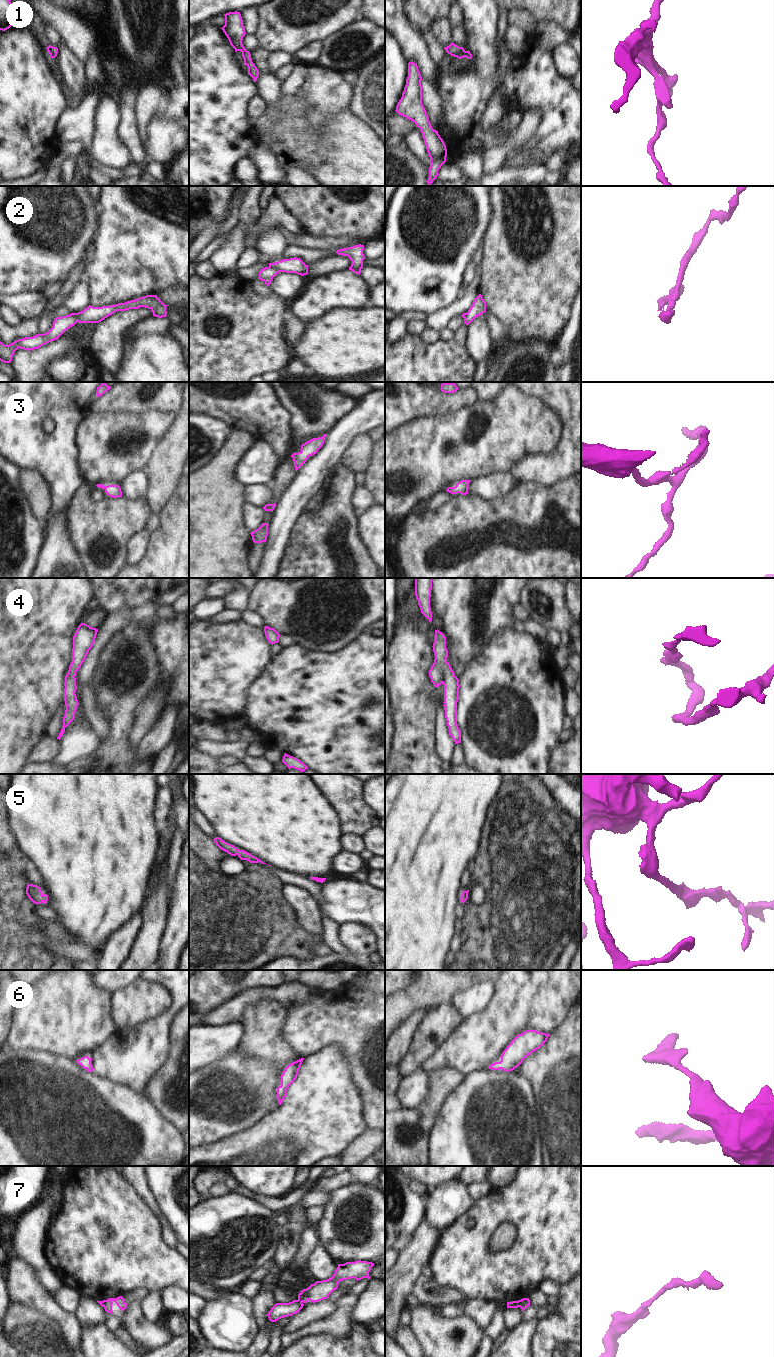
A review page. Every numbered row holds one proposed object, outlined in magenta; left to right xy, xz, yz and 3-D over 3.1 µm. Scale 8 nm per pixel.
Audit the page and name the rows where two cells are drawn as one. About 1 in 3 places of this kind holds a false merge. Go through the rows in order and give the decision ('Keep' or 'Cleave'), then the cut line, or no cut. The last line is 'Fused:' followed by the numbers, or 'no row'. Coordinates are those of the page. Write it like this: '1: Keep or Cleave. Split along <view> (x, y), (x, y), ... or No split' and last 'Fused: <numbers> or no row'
1: Keep. No split
2: Cleave. Split along xz (269, 266), (280, 271)
3: Keep. No split
4: Keep. No split
5: Keep. No split
6: Keep. No split
7: Cleave. Split along yz (519, 1300), (520, 1306)
Fused: 2, 7

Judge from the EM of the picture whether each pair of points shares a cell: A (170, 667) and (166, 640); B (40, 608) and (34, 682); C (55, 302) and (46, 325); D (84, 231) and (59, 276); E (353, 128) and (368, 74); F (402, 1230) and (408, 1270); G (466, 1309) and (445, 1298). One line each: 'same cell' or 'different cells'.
A: same cell
B: same cell
C: same cell
D: same cell
E: different cells
F: different cells
G: different cells

